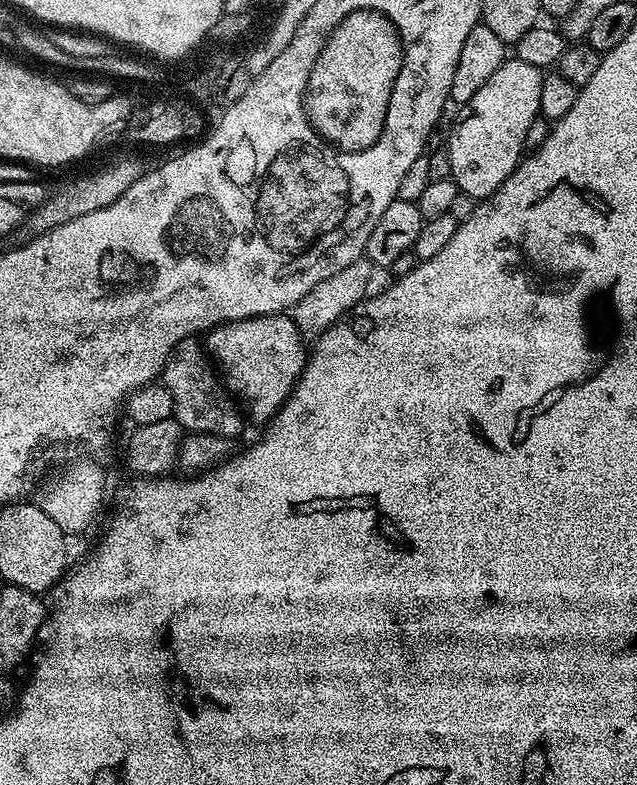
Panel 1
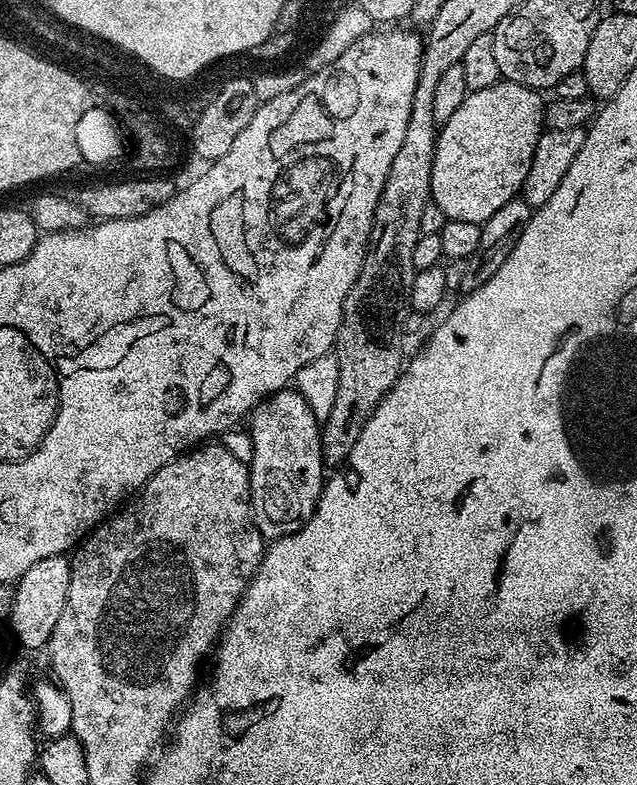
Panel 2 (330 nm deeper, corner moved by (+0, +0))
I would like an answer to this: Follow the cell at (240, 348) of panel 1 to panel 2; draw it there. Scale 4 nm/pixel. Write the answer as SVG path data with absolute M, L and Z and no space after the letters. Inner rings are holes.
M292 386L256 405L251 420L252 460L248 477L252 521L265 541L271 542L303 528L318 506L326 479L322 424L306 398Z

